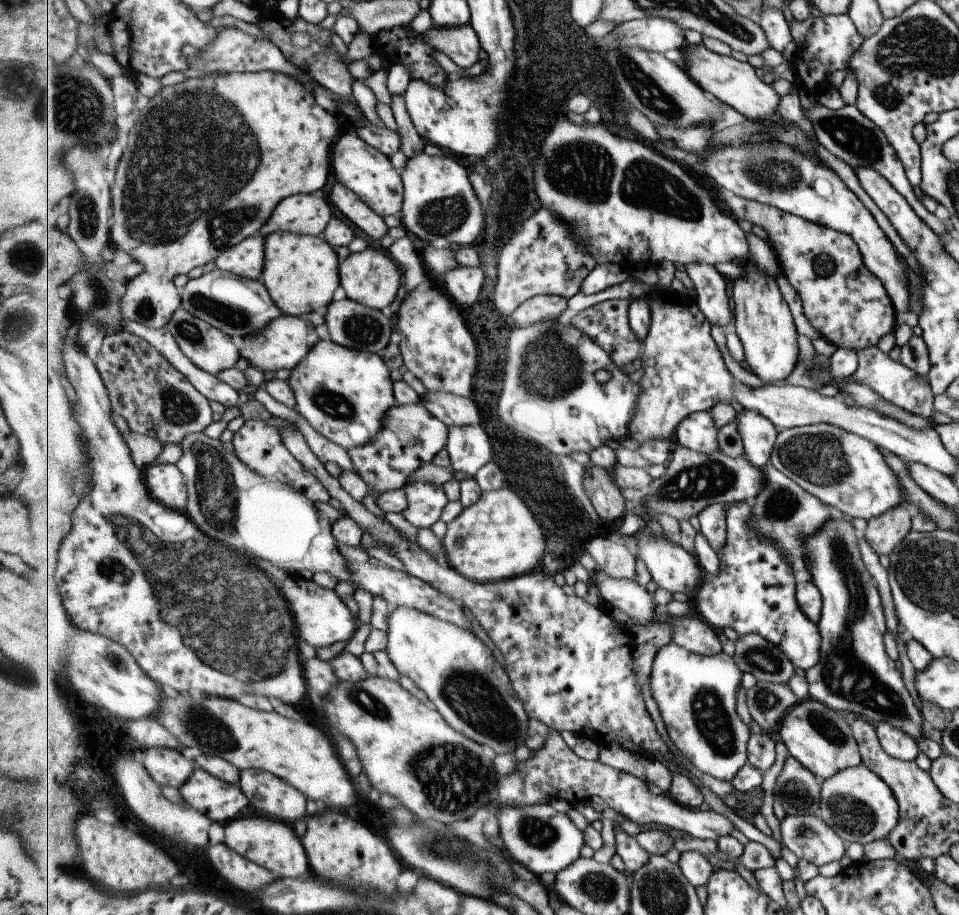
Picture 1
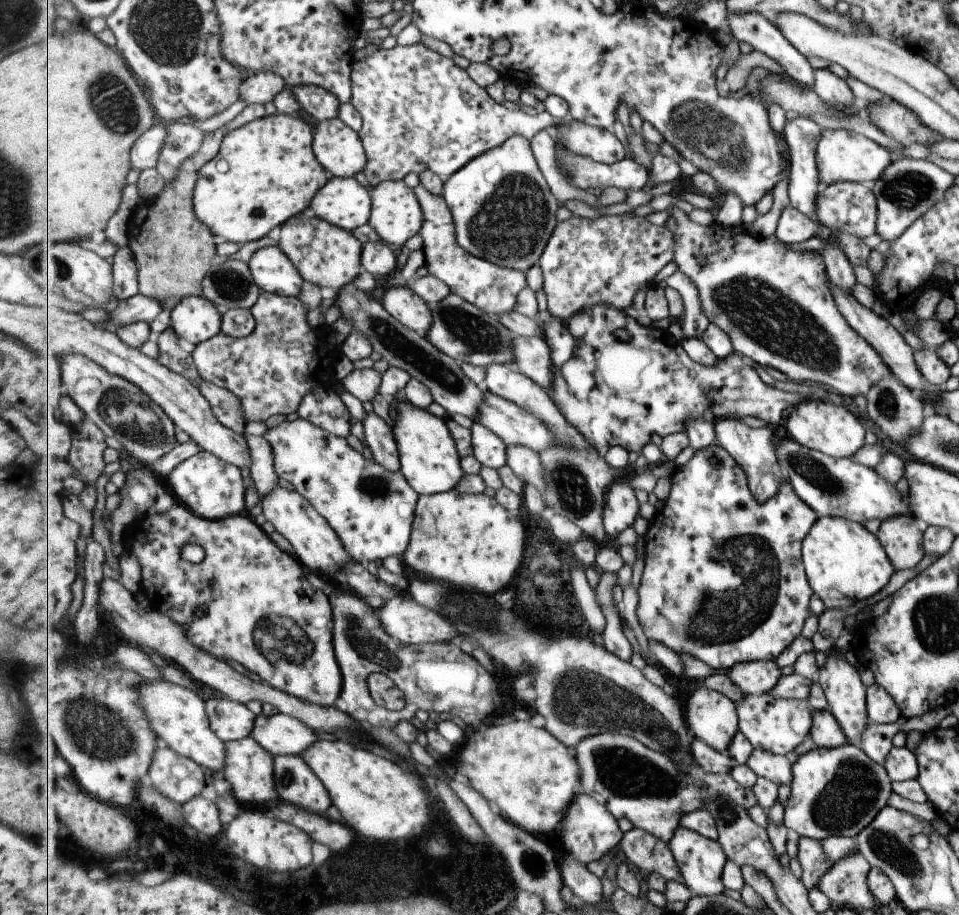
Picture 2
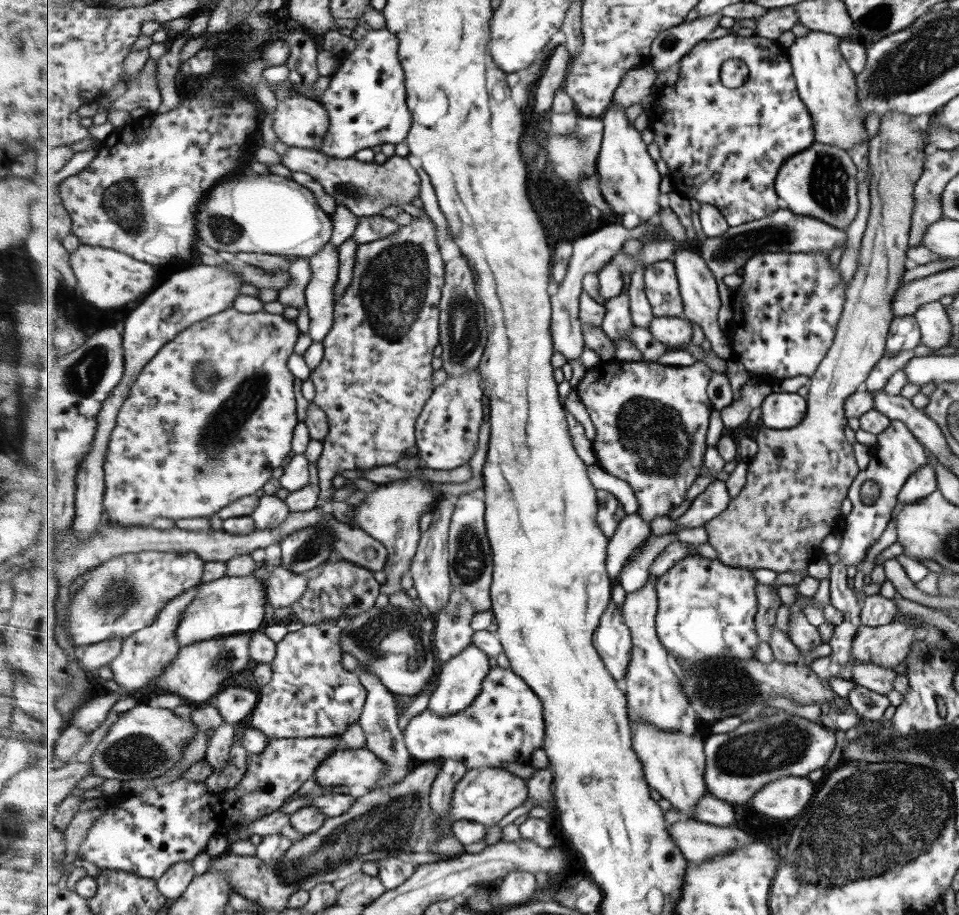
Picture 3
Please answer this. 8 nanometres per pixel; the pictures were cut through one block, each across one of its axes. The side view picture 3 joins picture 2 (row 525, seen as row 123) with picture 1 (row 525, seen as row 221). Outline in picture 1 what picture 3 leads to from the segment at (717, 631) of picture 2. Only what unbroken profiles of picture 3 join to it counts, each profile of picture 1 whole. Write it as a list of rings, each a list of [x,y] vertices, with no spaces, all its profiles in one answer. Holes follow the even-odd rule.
[[[738,501],[728,506],[726,522],[728,524],[728,542],[718,552],[719,570],[716,576],[703,570],[703,580],[693,596],[697,614],[703,617],[715,630],[722,632],[731,628],[743,637],[749,634],[759,634],[769,643],[777,646],[796,668],[807,671],[815,667],[821,658],[819,626],[809,621],[797,601],[797,578],[793,571],[789,556],[777,544],[777,540],[769,540],[758,531],[752,523],[754,520],[753,502]]]

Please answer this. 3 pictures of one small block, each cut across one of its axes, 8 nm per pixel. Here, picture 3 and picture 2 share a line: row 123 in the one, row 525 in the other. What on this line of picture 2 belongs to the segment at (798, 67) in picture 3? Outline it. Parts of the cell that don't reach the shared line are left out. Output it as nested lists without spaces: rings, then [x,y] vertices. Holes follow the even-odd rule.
[[[822,517],[812,525],[812,529],[805,536],[801,548],[805,577],[813,592],[823,601],[825,609],[841,609],[852,605],[857,600],[869,598],[880,591],[888,582],[893,568],[884,554],[876,536],[867,532],[861,523],[846,520],[842,517]]]

